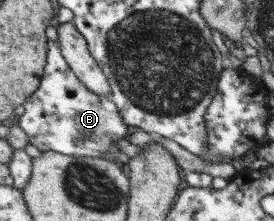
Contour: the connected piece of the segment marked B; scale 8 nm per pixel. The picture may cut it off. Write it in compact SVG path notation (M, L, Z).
M47 41L46 62L38 87L22 106L23 113L17 119L18 126L27 135L28 143L40 152L101 158L105 157L105 153L113 153L114 145L125 139L127 130L132 132L124 124L110 97L90 92L75 77L61 57L56 41Z

